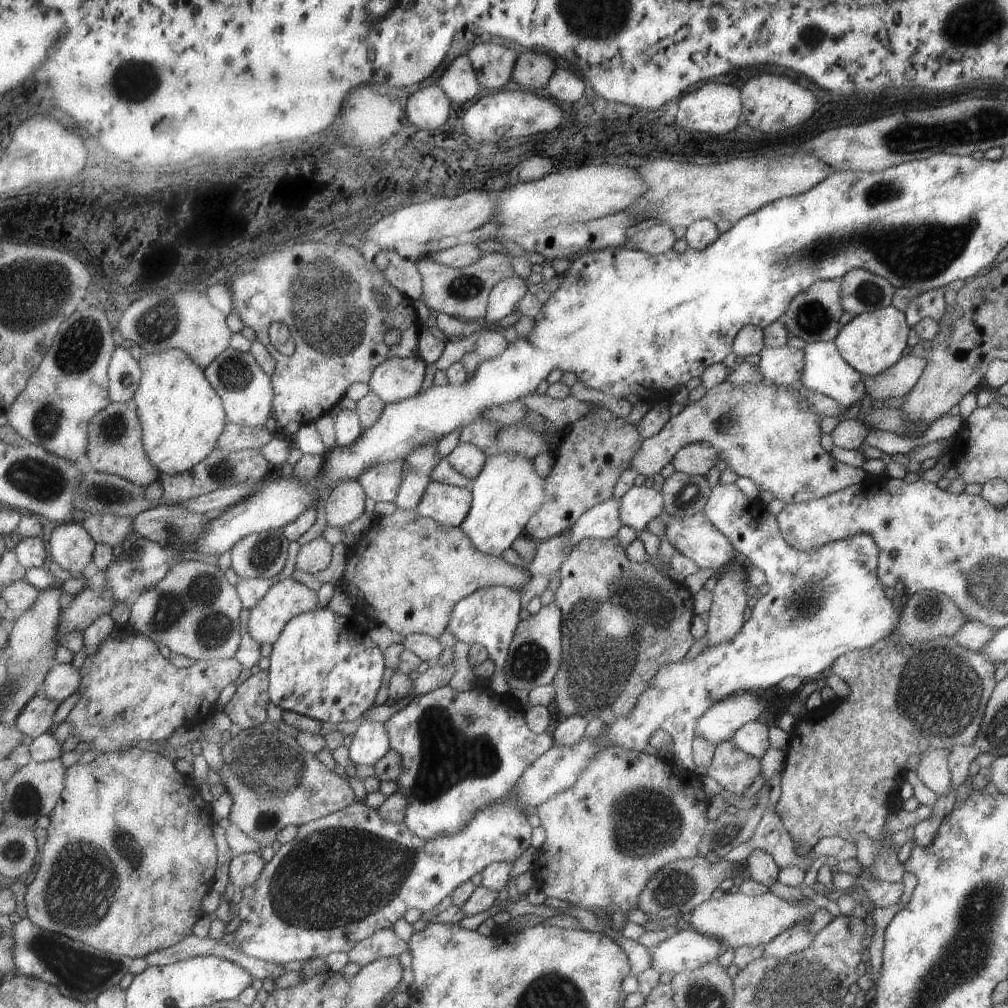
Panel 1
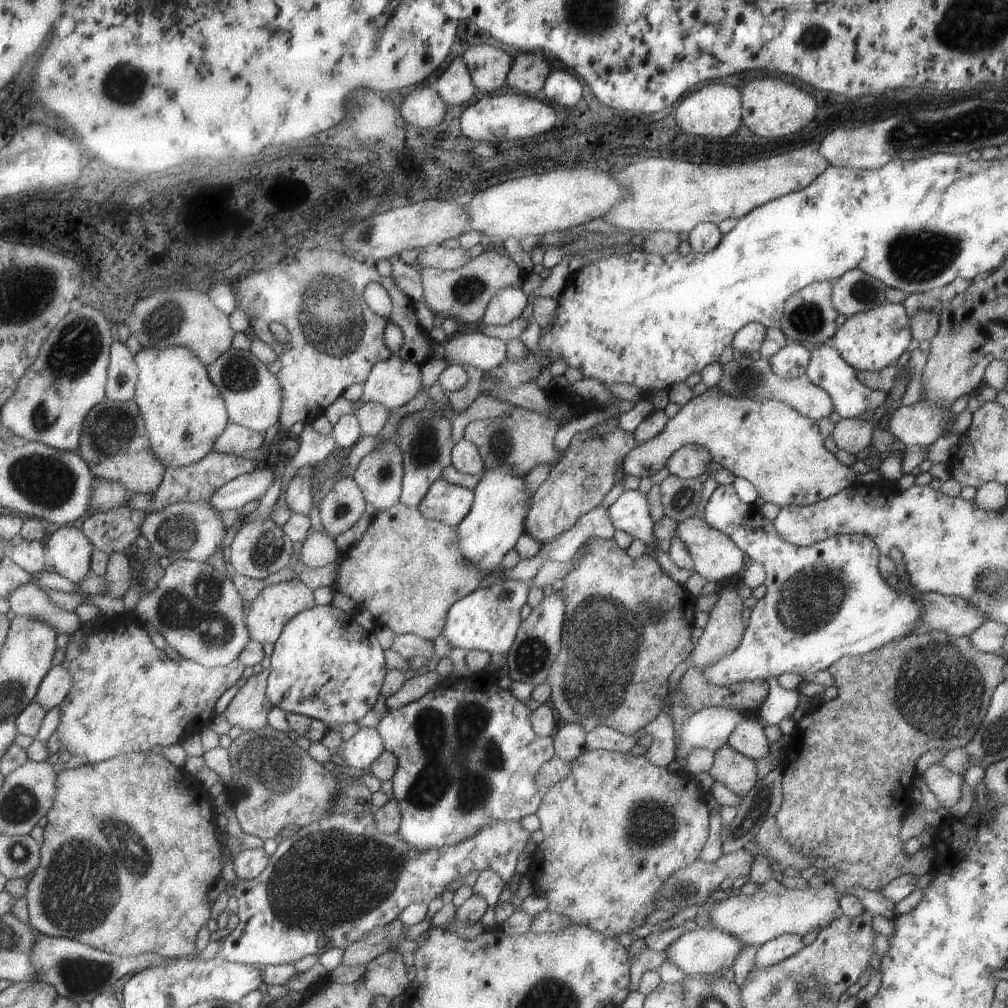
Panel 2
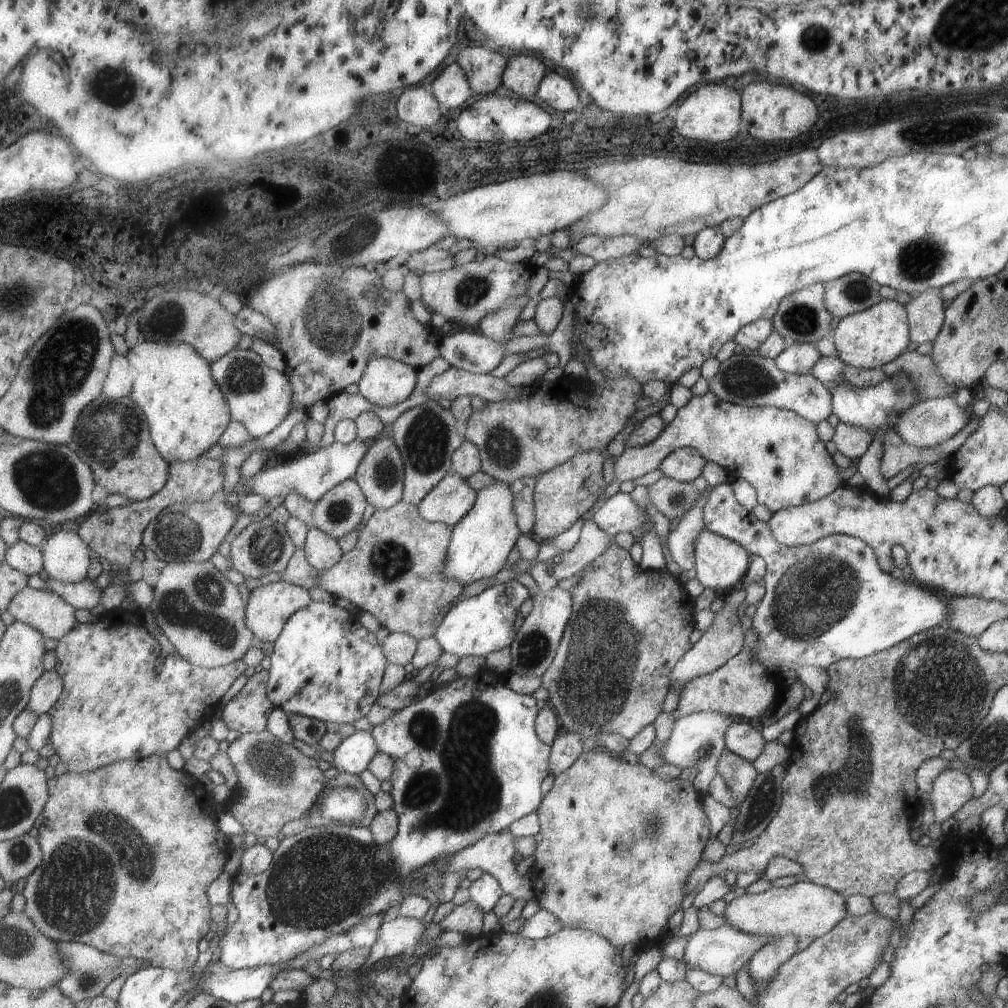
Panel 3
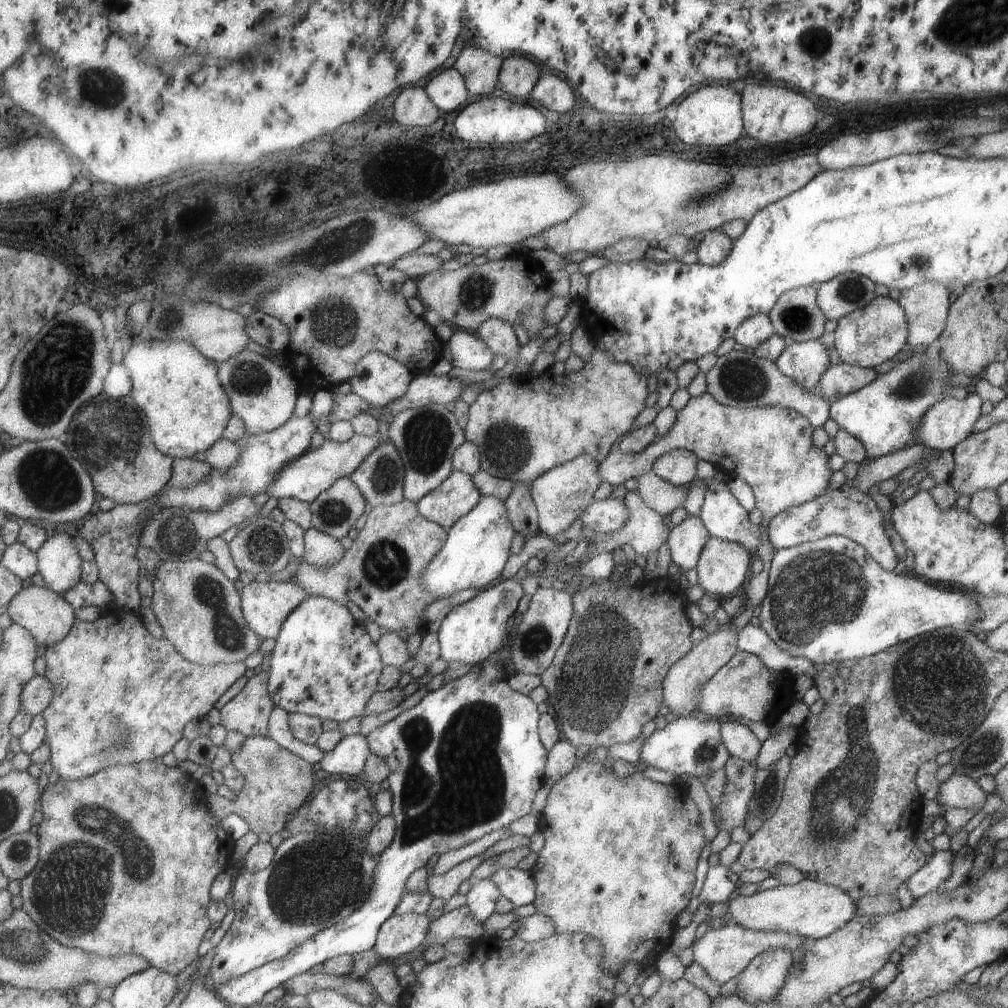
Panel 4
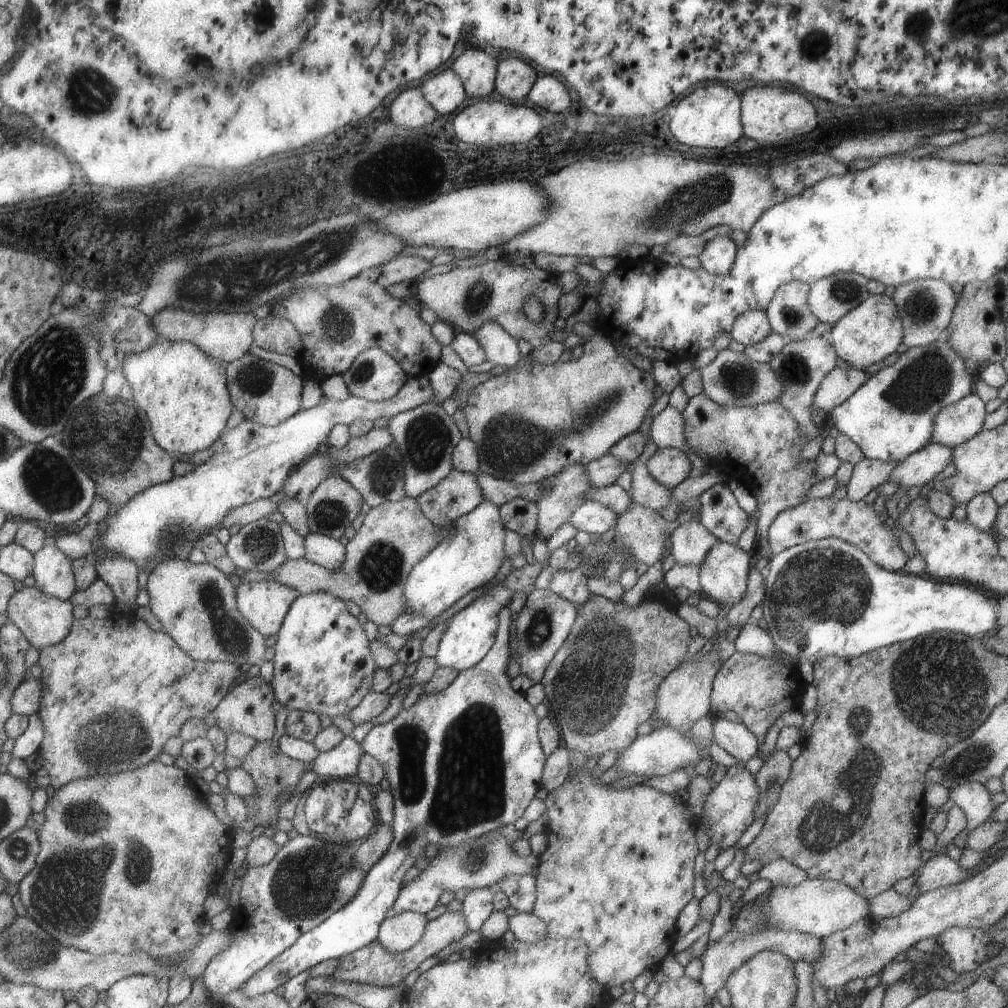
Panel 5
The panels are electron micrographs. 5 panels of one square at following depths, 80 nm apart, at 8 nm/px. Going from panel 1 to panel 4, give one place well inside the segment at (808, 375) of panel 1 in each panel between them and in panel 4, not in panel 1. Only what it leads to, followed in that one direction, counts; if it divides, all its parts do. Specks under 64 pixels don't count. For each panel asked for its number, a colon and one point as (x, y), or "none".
2: (850, 397)
3: (872, 408)
4: (884, 415)

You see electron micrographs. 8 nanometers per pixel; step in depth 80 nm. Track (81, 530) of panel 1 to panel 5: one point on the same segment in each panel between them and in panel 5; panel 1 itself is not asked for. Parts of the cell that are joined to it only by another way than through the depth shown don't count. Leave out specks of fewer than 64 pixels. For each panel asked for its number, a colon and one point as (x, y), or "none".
2: (69, 549)
3: (67, 557)
4: (60, 563)
5: (53, 573)

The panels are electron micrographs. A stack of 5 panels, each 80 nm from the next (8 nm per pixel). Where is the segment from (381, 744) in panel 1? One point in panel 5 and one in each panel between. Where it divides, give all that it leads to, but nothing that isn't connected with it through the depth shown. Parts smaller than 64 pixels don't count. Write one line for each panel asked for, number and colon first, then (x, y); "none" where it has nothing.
2: (366, 745)
3: (355, 753)
4: (350, 758)
5: (343, 762)

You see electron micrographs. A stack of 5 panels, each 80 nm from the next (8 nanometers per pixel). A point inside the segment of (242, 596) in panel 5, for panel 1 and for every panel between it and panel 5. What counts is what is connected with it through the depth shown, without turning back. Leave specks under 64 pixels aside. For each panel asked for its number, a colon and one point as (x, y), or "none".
1: (288, 598)
2: (269, 614)
3: (269, 607)
4: (266, 606)

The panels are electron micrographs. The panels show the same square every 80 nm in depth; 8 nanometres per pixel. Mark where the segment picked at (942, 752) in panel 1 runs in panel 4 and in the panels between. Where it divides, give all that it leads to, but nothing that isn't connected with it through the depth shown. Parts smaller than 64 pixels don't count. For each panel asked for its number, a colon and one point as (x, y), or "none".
2: (944, 784)
3: (950, 790)
4: (958, 791)

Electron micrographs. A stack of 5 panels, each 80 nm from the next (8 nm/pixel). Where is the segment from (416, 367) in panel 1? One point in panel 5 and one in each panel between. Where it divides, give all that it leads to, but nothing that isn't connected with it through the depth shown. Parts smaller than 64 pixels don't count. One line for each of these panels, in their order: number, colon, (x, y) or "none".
2: (393, 382)
3: (387, 382)
4: (379, 378)
5: (377, 376)

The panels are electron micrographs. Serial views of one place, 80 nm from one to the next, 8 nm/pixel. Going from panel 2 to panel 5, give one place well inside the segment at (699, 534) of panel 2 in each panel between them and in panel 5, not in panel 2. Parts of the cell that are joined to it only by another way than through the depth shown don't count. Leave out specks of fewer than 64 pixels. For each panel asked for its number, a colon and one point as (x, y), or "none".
3: (719, 562)
4: (722, 568)
5: (723, 574)

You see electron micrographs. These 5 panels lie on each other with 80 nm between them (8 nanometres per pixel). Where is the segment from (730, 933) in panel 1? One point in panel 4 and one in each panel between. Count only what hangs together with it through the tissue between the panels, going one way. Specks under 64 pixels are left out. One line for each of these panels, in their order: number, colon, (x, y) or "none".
2: (753, 919)
3: (804, 909)
4: (811, 909)

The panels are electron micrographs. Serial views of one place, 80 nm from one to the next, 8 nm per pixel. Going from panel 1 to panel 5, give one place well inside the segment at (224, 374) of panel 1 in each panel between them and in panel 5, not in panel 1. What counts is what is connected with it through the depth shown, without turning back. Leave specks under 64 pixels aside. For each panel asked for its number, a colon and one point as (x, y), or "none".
2: (254, 396)
3: (260, 397)
4: (264, 394)
5: (265, 392)

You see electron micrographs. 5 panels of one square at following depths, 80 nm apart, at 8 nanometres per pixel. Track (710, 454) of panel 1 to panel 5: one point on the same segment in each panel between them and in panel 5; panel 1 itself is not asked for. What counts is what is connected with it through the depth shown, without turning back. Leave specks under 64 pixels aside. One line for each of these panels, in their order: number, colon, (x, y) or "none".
2: (687, 462)
3: (685, 464)
4: (677, 466)
5: (669, 466)

